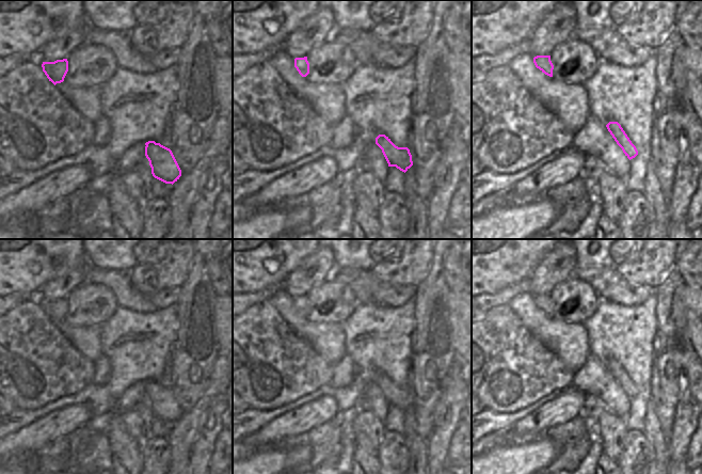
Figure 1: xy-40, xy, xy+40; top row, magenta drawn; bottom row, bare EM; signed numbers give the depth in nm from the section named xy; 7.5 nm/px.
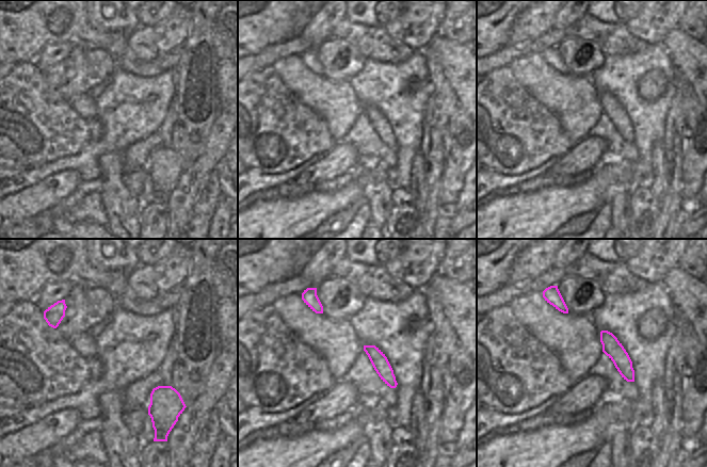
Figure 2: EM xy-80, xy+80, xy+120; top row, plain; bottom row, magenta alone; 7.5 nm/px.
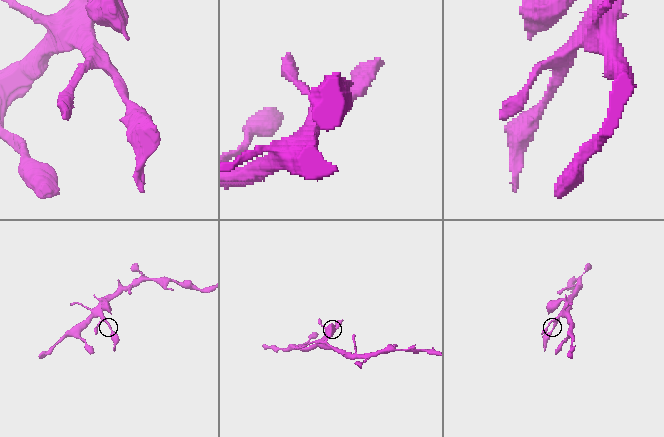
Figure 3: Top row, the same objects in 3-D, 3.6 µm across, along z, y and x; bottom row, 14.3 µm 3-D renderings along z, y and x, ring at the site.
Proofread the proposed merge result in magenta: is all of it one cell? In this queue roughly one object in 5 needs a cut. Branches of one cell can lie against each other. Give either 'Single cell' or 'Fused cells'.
Fused cells

